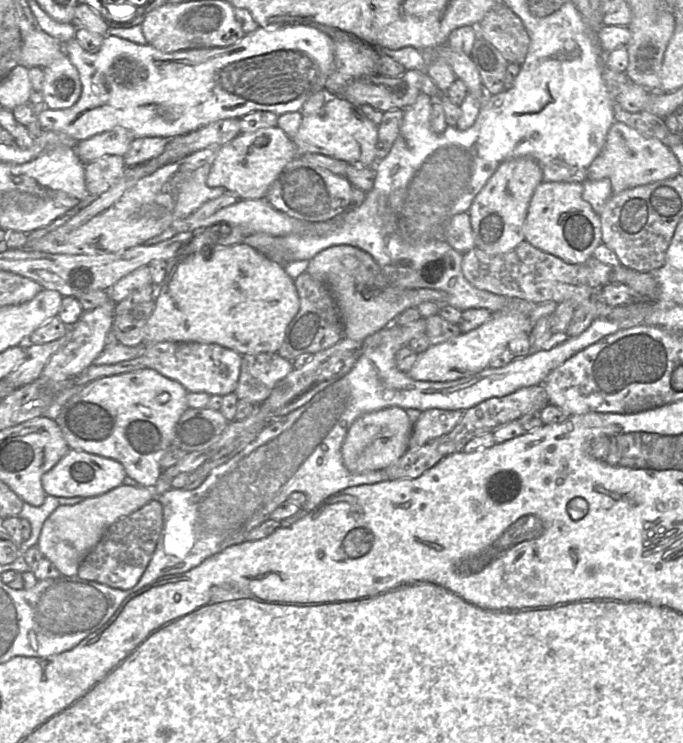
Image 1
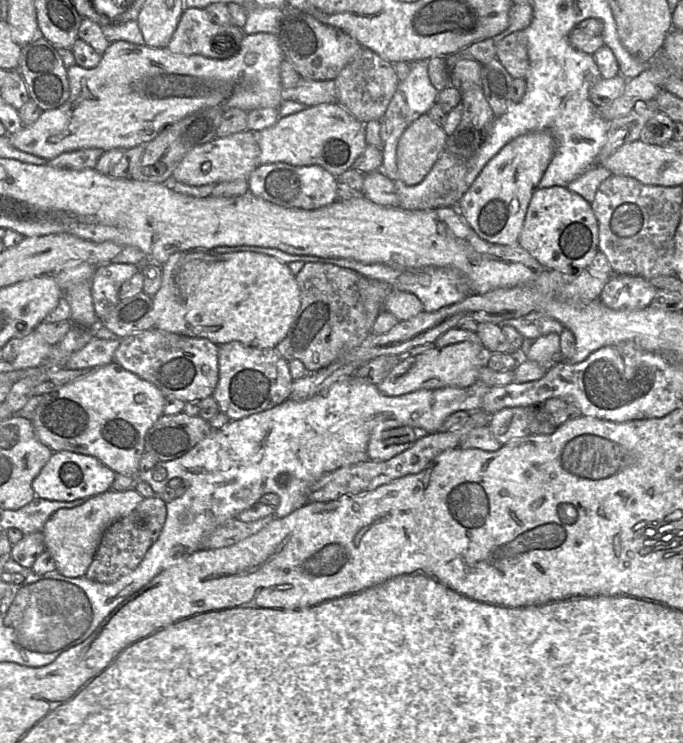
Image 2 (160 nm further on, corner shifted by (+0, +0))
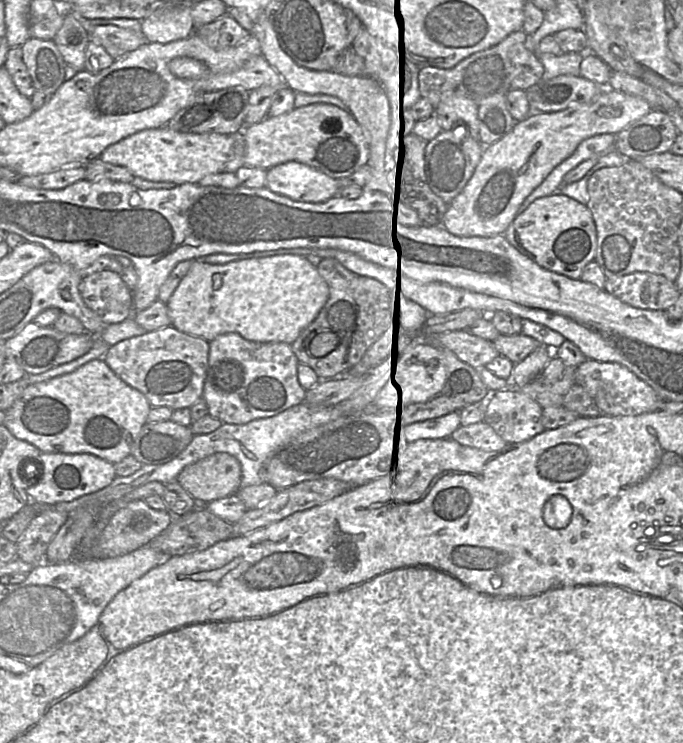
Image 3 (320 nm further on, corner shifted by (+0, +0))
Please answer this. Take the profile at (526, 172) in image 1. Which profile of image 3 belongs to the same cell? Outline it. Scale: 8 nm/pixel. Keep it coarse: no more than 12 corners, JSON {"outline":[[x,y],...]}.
{"outline":[[606,87],[485,147],[445,228],[503,235],[583,140],[652,110]]}

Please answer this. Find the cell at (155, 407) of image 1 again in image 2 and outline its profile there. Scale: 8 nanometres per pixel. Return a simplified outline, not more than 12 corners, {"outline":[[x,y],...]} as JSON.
{"outline":[[113,361],[43,394],[31,421],[53,452],[136,480],[163,415],[155,385]]}

